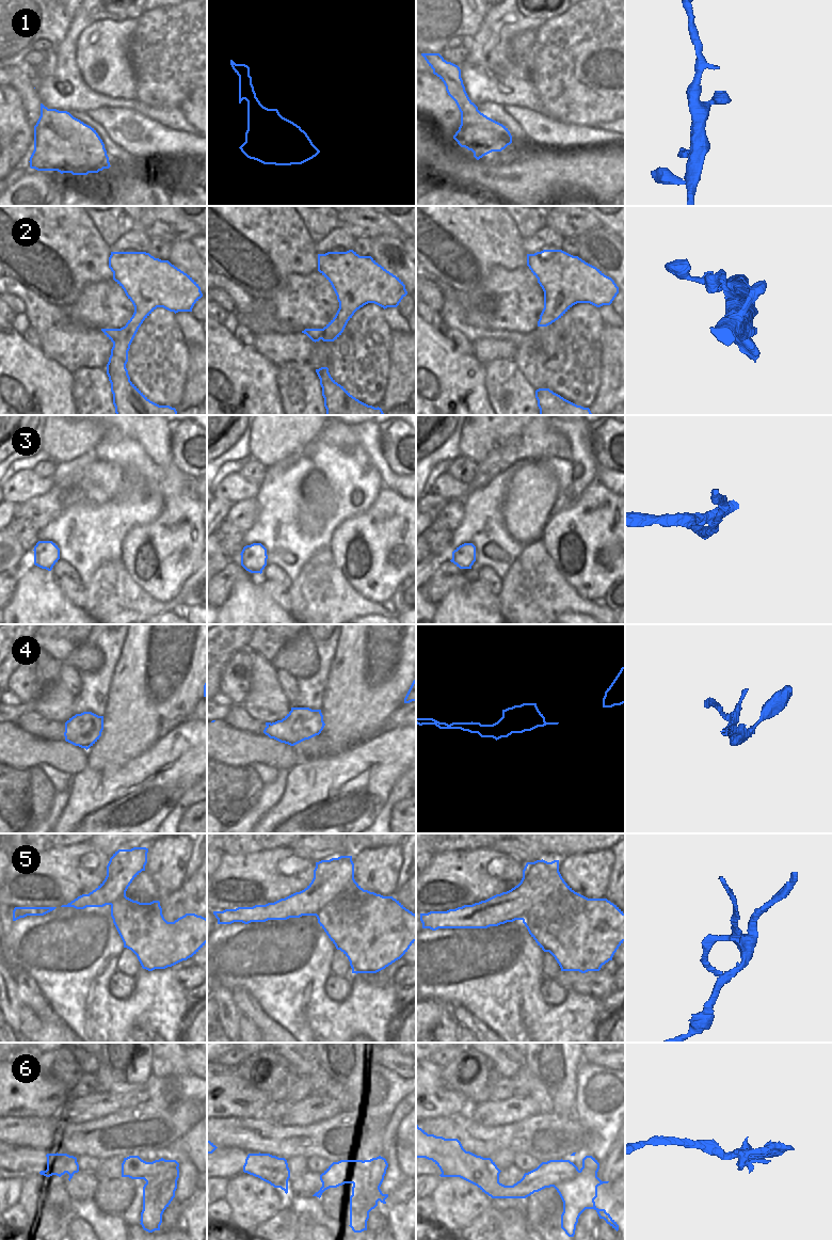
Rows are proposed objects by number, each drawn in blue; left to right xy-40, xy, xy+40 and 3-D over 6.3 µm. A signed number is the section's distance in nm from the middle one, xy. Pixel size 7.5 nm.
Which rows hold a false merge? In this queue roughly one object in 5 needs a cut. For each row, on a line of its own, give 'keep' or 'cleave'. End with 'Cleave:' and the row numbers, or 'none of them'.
1: keep
2: keep
3: keep
4: keep
5: cleave
6: cleave
Cleave: 5, 6

